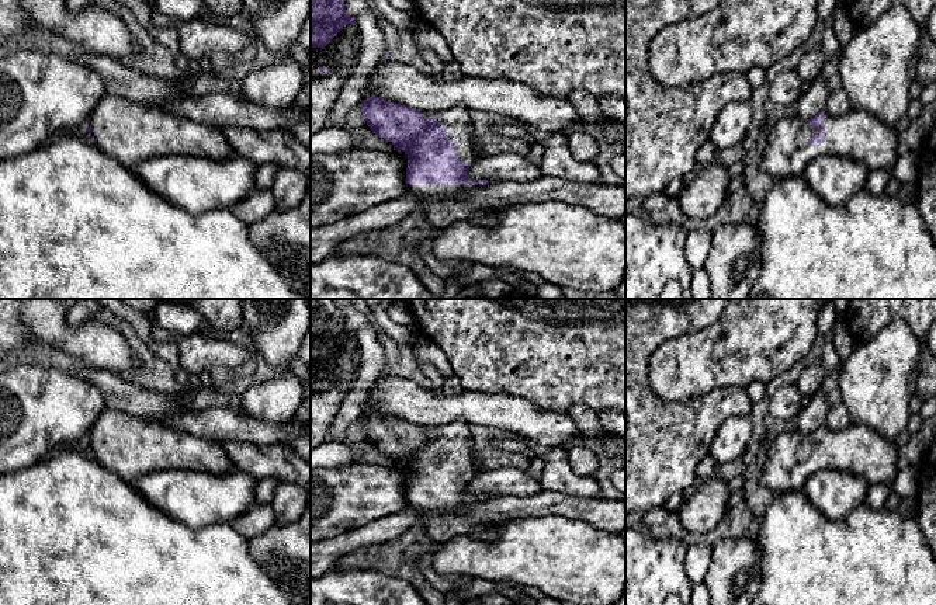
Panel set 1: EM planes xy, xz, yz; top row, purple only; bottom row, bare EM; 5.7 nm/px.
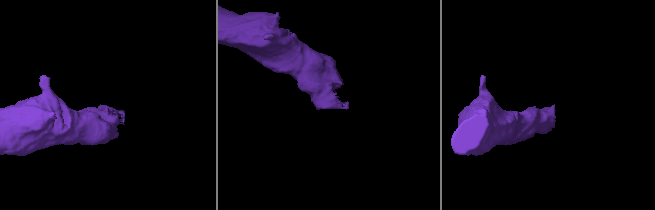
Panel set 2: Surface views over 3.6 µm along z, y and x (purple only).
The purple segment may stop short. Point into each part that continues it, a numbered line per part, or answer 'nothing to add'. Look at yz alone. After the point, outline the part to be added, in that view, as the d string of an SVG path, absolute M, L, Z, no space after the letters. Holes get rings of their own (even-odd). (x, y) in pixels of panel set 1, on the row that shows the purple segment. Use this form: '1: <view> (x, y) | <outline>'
1: yz (858, 135) | M850 108L845 115L839 117L832 117L825 112L824 126L825 140L810 145L808 140L812 136L818 136L819 131L812 131L807 119L801 118L797 112L779 118L777 124L769 131L762 170L776 178L798 177L812 160L821 156L838 156L862 163L867 171L892 171L897 161L898 133L869 111Z

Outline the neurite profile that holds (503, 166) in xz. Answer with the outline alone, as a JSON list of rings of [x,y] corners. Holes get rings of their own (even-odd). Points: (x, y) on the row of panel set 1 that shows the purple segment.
[[[514,153],[485,154],[478,159],[467,174],[472,180],[486,180],[490,182],[514,181],[526,182],[542,177],[538,164]]]

